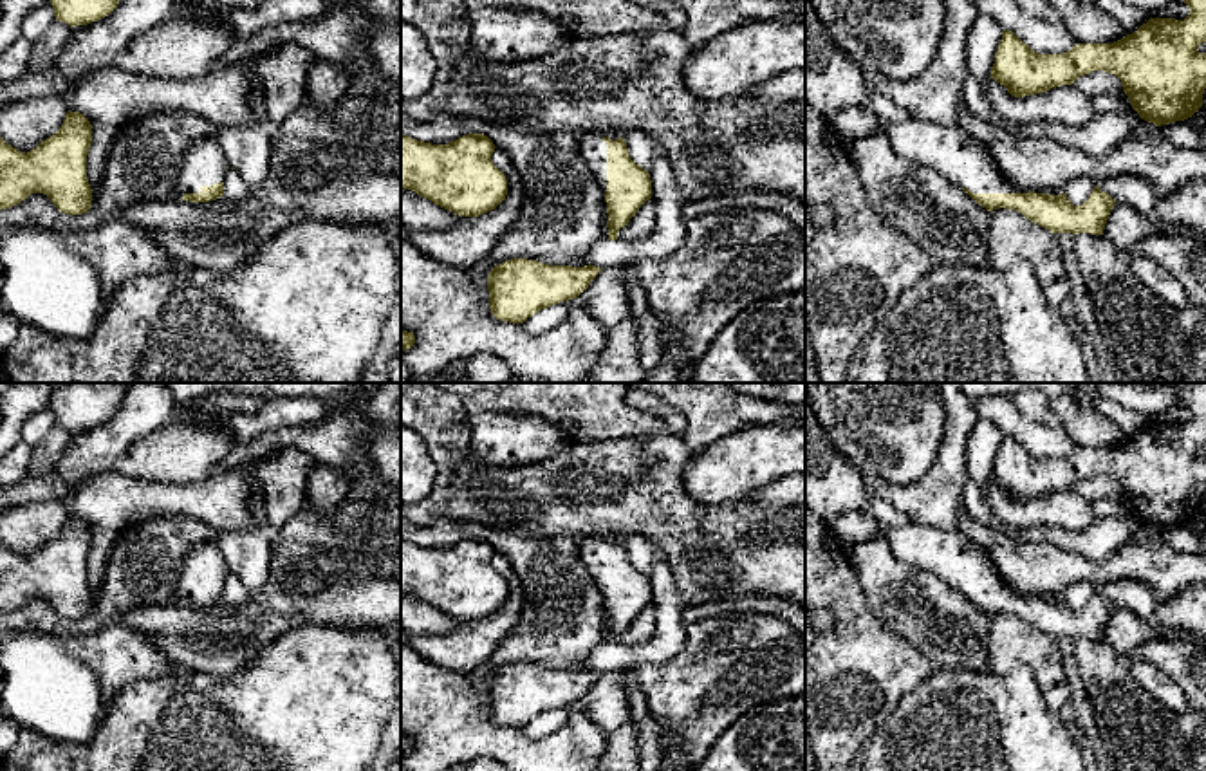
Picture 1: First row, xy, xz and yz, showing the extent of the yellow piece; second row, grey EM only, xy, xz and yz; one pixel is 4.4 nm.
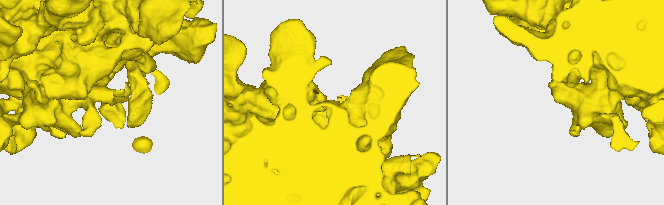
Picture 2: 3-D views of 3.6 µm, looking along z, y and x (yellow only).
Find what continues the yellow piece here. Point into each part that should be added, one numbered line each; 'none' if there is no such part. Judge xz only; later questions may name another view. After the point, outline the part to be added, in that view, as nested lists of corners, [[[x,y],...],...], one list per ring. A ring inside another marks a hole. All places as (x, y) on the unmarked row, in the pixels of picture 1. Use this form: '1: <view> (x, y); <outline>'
1: xz (593, 551); [[[590,534],[580,543],[580,554],[592,574],[601,596],[607,596],[607,547],[605,542],[612,545],[619,543],[614,534]]]

